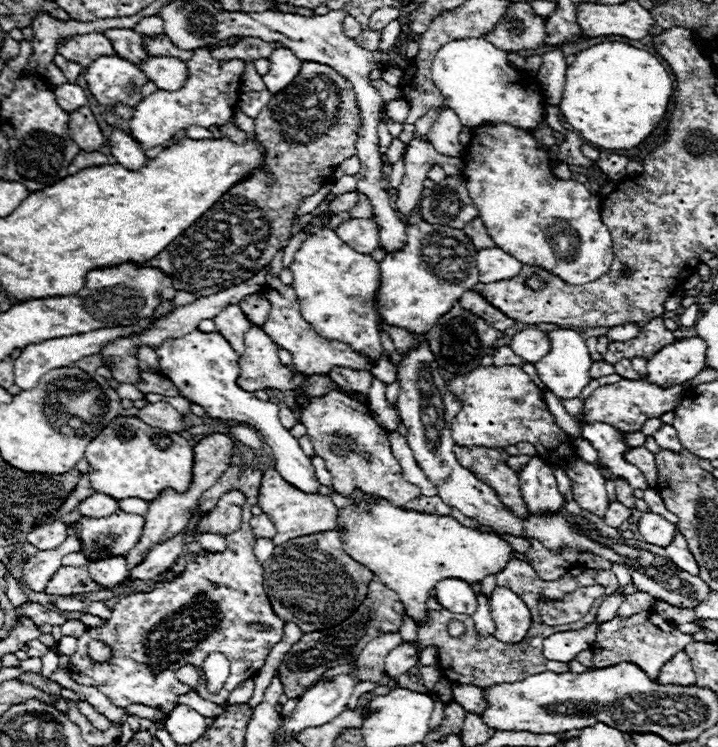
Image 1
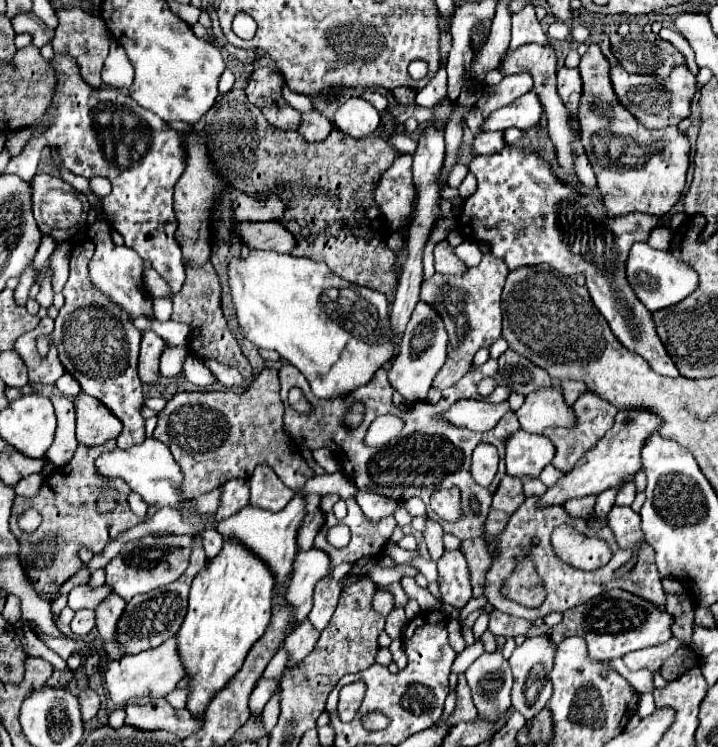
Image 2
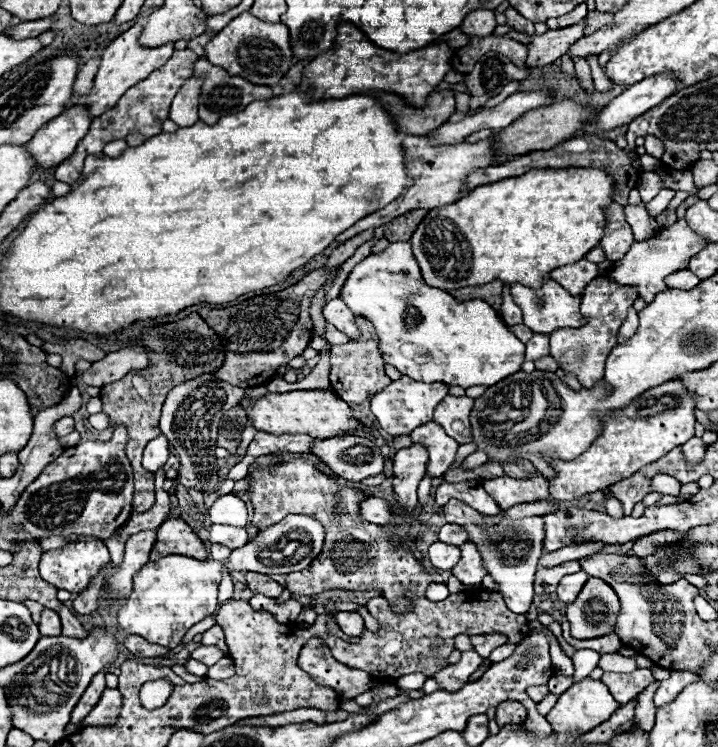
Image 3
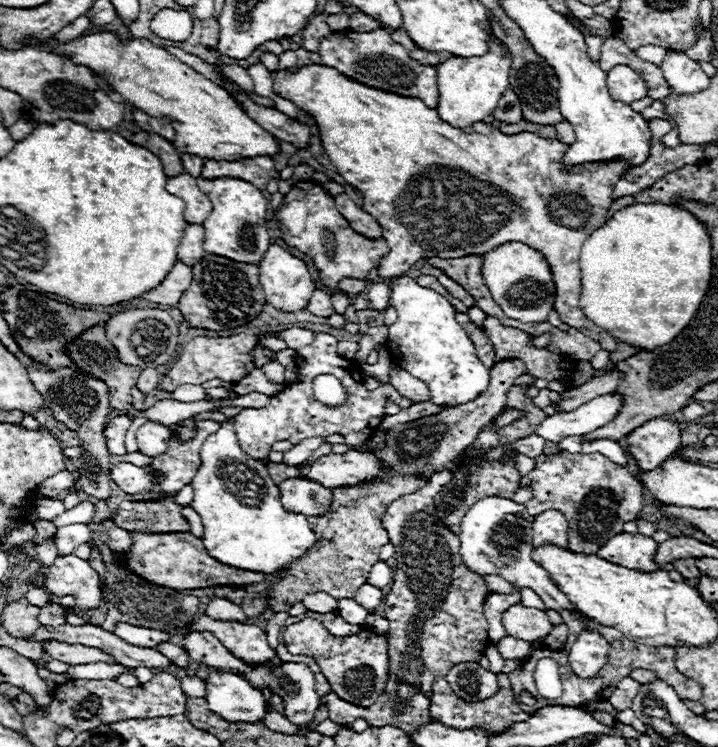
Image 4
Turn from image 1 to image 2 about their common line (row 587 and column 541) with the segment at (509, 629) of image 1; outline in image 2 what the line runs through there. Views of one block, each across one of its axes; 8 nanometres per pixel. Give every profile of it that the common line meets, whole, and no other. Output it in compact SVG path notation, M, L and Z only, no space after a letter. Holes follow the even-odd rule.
M618 410L612 430L606 432L606 436L592 450L584 454L584 458L578 460L574 470L566 472L564 478L560 478L556 486L548 488L548 492L540 496L542 498L540 502L544 506L564 504L570 498L600 494L608 488L620 486L622 482L634 480L634 474L642 470L642 454L640 454L642 446L646 446L644 442L646 438L650 438L650 434L658 432L660 422L662 420L656 414L650 414L650 410Z

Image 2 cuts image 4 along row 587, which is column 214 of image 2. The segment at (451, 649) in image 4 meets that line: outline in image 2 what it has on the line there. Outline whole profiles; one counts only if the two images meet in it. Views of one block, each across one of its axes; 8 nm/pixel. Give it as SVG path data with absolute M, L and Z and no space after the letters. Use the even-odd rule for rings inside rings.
M268 366L242 394L232 390L210 394L194 392L178 394L168 400L166 408L158 414L154 436L170 448L174 460L182 466L184 498L198 498L230 478L248 480L256 464L262 462L272 466L278 478L294 492L314 476L312 468L300 454L300 446L284 432L284 406L278 392L278 370Z

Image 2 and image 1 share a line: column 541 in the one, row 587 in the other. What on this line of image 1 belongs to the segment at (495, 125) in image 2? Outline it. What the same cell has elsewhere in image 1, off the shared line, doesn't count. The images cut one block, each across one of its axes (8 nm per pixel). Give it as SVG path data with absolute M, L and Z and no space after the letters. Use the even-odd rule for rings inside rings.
M108 558L108 560L98 560L88 564L88 574L90 578L102 586L104 590L114 590L122 586L128 580L128 568L126 568L126 558Z

